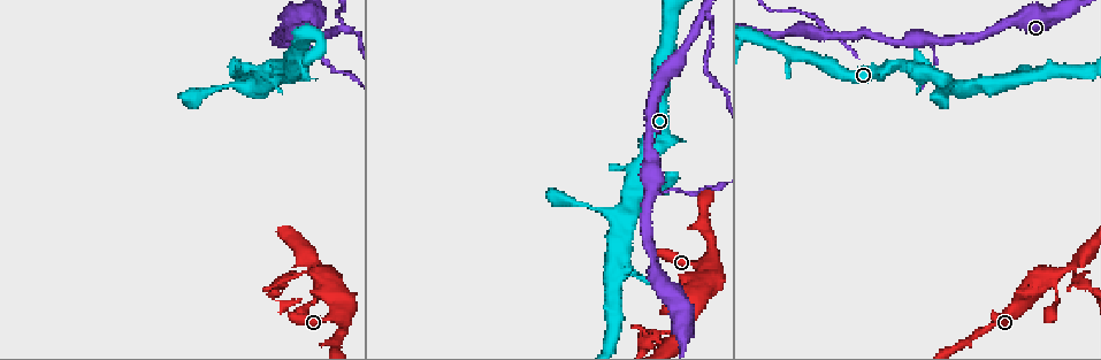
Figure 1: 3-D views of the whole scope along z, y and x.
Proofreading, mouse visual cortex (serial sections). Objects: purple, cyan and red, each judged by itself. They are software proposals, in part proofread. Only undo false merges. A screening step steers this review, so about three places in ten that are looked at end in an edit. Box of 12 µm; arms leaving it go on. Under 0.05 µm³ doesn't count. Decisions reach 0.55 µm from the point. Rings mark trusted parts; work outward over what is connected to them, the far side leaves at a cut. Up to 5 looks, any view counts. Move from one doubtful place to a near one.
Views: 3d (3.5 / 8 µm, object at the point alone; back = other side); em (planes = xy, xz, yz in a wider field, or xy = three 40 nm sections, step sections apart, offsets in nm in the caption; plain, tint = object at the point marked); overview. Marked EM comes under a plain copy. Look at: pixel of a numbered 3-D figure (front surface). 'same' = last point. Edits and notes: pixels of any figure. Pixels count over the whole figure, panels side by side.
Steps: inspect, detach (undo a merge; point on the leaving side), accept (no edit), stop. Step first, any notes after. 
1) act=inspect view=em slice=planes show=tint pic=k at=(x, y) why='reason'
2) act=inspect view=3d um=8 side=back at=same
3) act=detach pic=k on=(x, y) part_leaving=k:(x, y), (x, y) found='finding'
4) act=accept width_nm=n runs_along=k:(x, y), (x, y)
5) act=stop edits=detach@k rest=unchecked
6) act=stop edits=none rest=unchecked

act=inspect view=3d um=3.5 side=back pic=1 at=(1084, 260) why='two arms in line, one across'

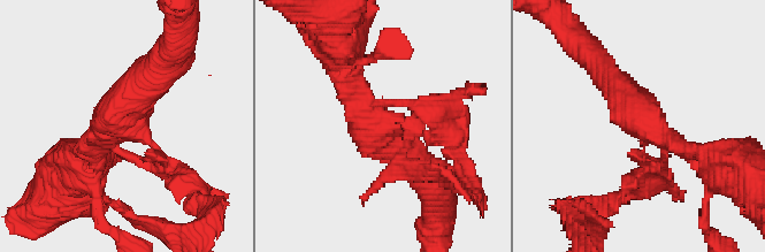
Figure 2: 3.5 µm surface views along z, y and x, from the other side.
act=inspect view=em slice=xy step=2 show=tint pic=2 at=(375, 124)

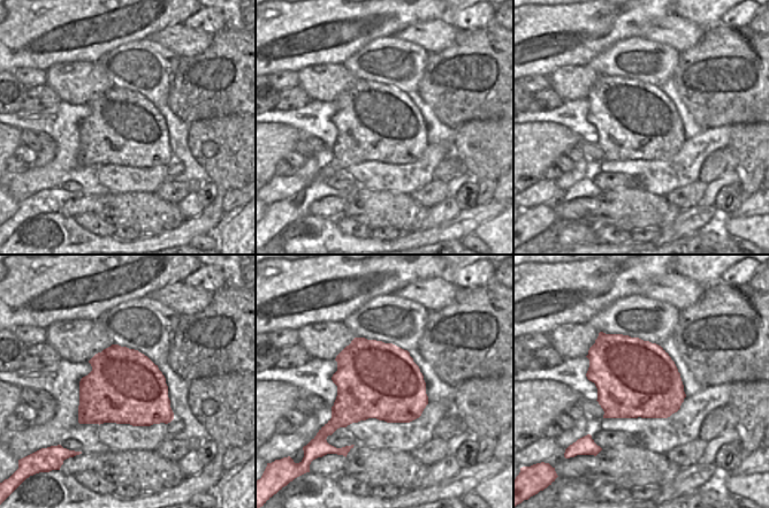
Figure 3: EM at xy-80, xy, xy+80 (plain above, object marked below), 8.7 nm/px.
act=detach pic=2 on=(176, 182) part_leaving=2:(154, 151), (200, 190), (197, 222) found='two cells meet here'

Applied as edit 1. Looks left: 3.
act=inspect view=3d um=3.5 pic=1 at=(935, 41) why='a fork'

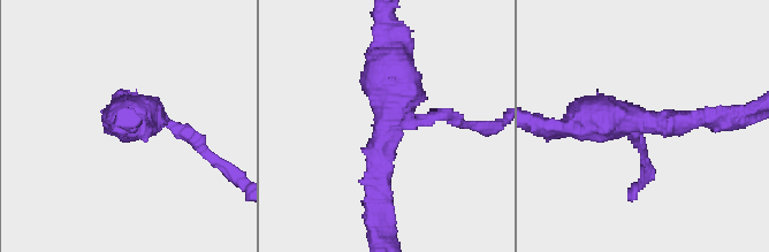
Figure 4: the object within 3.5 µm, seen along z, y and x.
act=inspect view=em slice=xy step=2 show=tint pic=4 at=(389, 121) arms=3 arm_widths_nm=150,300,600

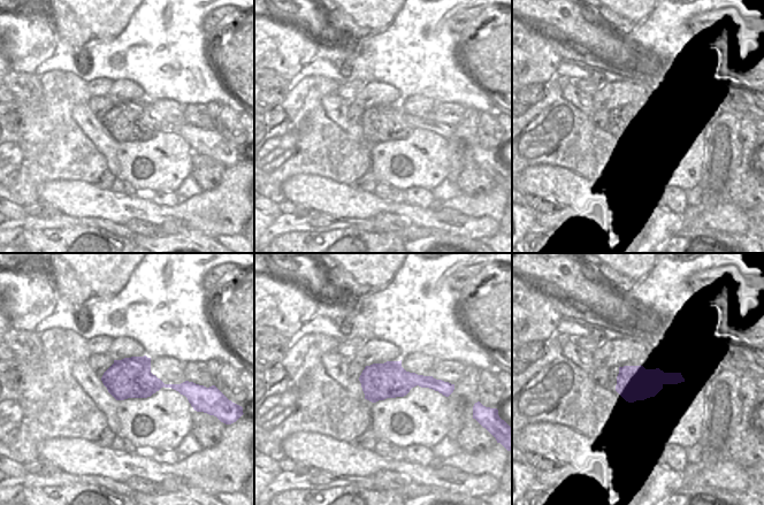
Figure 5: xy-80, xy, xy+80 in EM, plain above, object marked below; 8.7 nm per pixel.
act=detach pic=4 on=(192, 136) border=5:(405, 370), (405, 377), (414, 385) found='a second cell is stuck on'

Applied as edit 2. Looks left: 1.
act=stop edits=detach@2,detach@4 rest=unchecked

